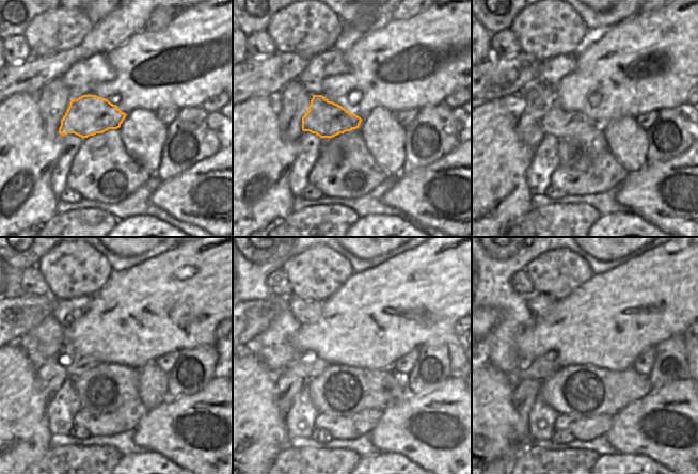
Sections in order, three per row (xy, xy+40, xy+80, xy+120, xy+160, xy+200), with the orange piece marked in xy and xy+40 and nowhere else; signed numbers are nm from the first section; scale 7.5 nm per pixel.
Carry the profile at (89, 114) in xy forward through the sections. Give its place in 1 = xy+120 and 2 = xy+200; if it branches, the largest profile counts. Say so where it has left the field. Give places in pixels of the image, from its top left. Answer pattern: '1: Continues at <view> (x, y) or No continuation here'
1: Continues at xy+120 (76, 364)
2: Continues at xy+200 (541, 368).

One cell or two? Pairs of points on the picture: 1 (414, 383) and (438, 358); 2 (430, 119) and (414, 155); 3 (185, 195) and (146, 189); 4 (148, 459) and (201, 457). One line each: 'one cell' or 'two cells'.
1: one cell
2: one cell
3: two cells
4: two cells

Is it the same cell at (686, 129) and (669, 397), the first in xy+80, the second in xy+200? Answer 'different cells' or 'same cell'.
different cells

